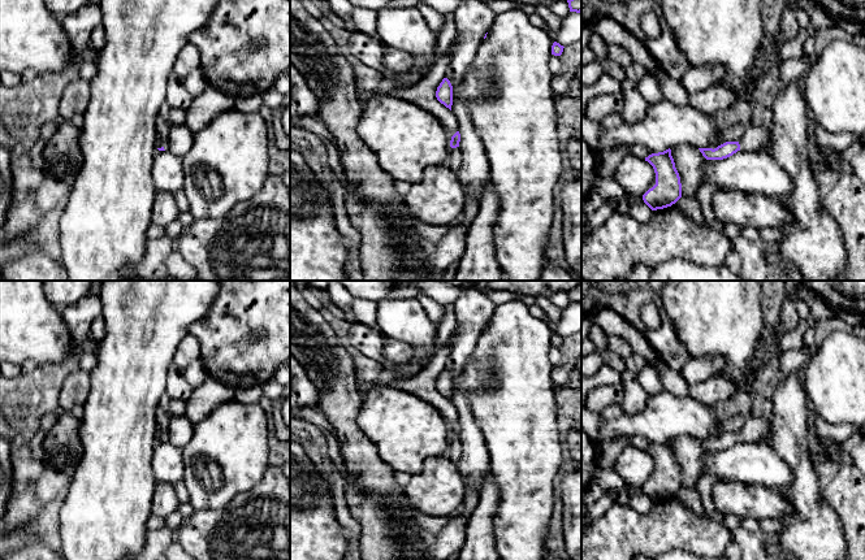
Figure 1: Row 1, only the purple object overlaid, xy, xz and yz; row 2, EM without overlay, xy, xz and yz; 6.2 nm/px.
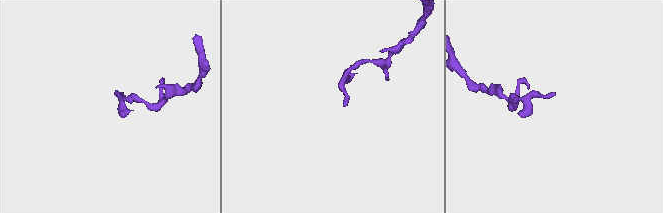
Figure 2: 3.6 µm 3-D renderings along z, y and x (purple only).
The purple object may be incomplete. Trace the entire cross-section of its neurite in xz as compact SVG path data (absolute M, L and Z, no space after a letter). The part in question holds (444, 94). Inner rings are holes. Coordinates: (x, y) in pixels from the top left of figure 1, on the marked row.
M444 78L436 91L437 100L451 110L453 86L447 78Z

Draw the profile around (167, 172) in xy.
M157 149L151 175L157 190L170 194L182 190L185 183L182 157L173 155L170 151Z

